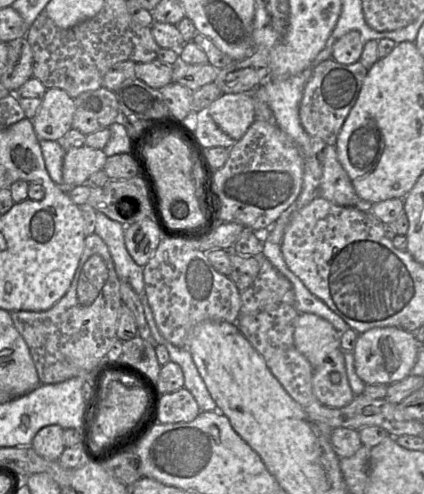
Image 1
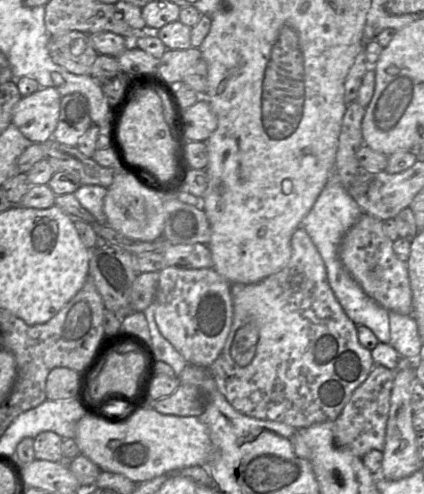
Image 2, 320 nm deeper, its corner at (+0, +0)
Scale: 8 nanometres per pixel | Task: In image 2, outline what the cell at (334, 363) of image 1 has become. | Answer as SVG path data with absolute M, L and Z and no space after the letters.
M303 228L294 232L291 248L288 264L277 273L257 283L230 285L232 325L221 353L207 369L219 392L236 411L299 429L334 422L353 391L367 378L374 362L371 350L359 342L356 324L336 299L327 280L323 258Z

